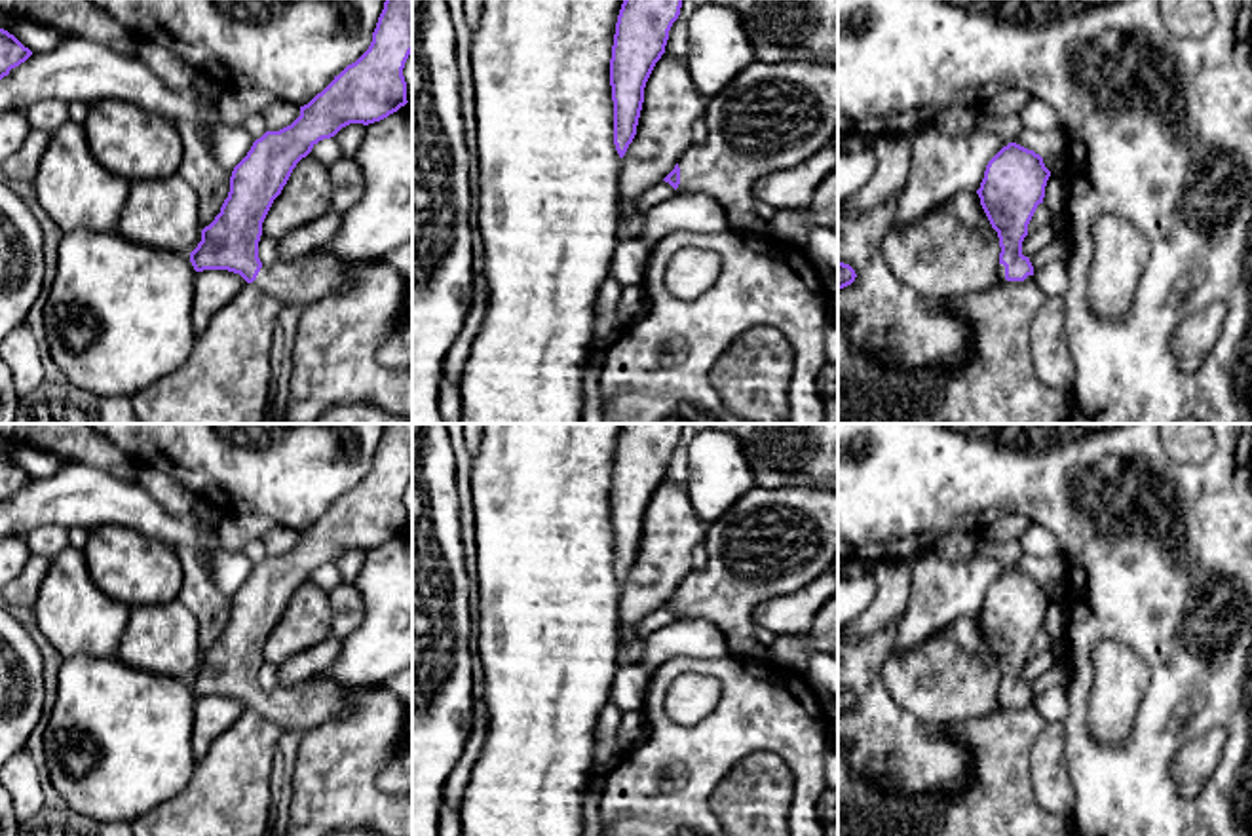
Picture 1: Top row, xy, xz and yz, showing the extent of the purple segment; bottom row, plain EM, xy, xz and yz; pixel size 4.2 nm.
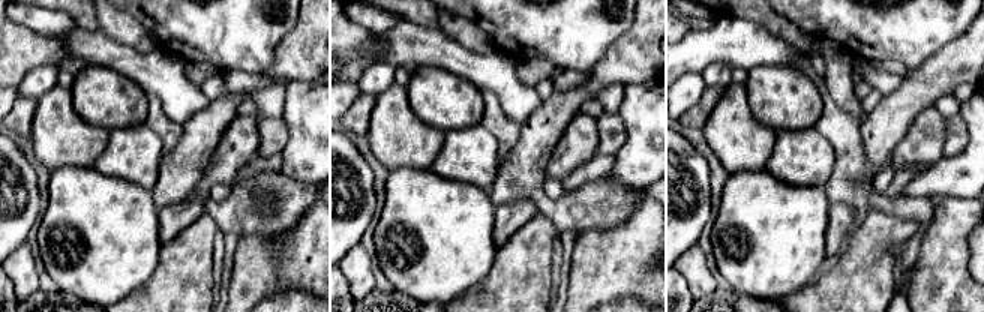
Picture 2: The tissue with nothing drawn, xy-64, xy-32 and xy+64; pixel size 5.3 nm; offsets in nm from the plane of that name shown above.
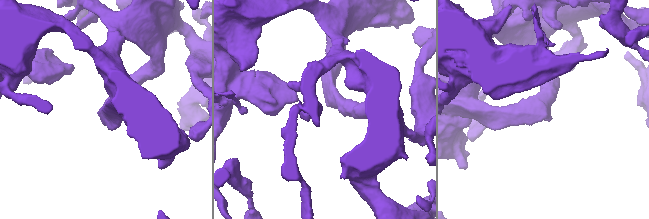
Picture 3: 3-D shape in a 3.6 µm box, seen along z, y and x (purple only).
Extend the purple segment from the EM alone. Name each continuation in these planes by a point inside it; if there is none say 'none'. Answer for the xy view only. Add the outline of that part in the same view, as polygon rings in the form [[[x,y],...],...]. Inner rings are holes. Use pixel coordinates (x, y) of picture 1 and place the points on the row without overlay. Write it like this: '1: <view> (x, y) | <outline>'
1: xy (301, 707) | [[[319,674],[294,686],[262,690],[253,712],[264,716],[285,732],[310,732],[325,722],[342,716],[348,709],[350,690]]]

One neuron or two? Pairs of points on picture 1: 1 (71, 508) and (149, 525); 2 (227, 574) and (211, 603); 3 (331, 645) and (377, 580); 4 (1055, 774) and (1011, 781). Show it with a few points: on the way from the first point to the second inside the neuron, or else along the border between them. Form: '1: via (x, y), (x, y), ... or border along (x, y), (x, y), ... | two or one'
1: via (90, 508), (130, 508) | one
2: border along (202, 567), (230, 599) | two
3: border along (342, 641), (339, 656), (318, 673) | two
4: border along (1040, 734), (1032, 745), (1032, 795), (1055, 816) | two

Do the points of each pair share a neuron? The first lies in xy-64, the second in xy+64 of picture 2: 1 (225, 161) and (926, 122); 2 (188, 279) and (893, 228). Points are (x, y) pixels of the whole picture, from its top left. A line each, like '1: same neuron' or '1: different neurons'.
1: same neuron
2: same neuron

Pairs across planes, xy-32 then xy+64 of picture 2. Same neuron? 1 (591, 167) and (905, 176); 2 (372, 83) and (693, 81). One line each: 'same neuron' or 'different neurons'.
1: same neuron
2: different neurons

